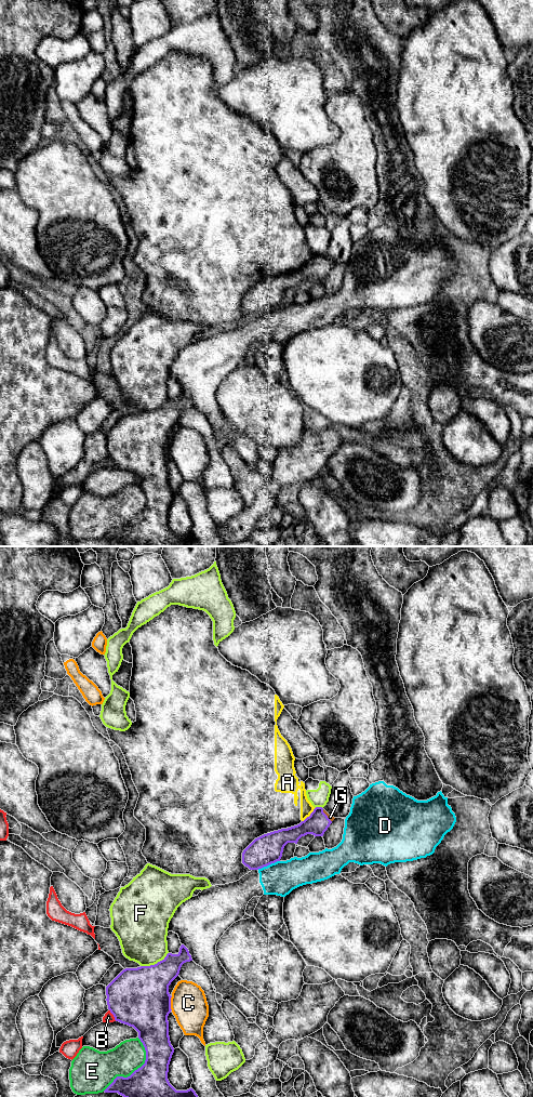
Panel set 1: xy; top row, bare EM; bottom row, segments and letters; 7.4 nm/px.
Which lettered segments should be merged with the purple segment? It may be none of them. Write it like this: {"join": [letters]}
{"join": ["G"]}

